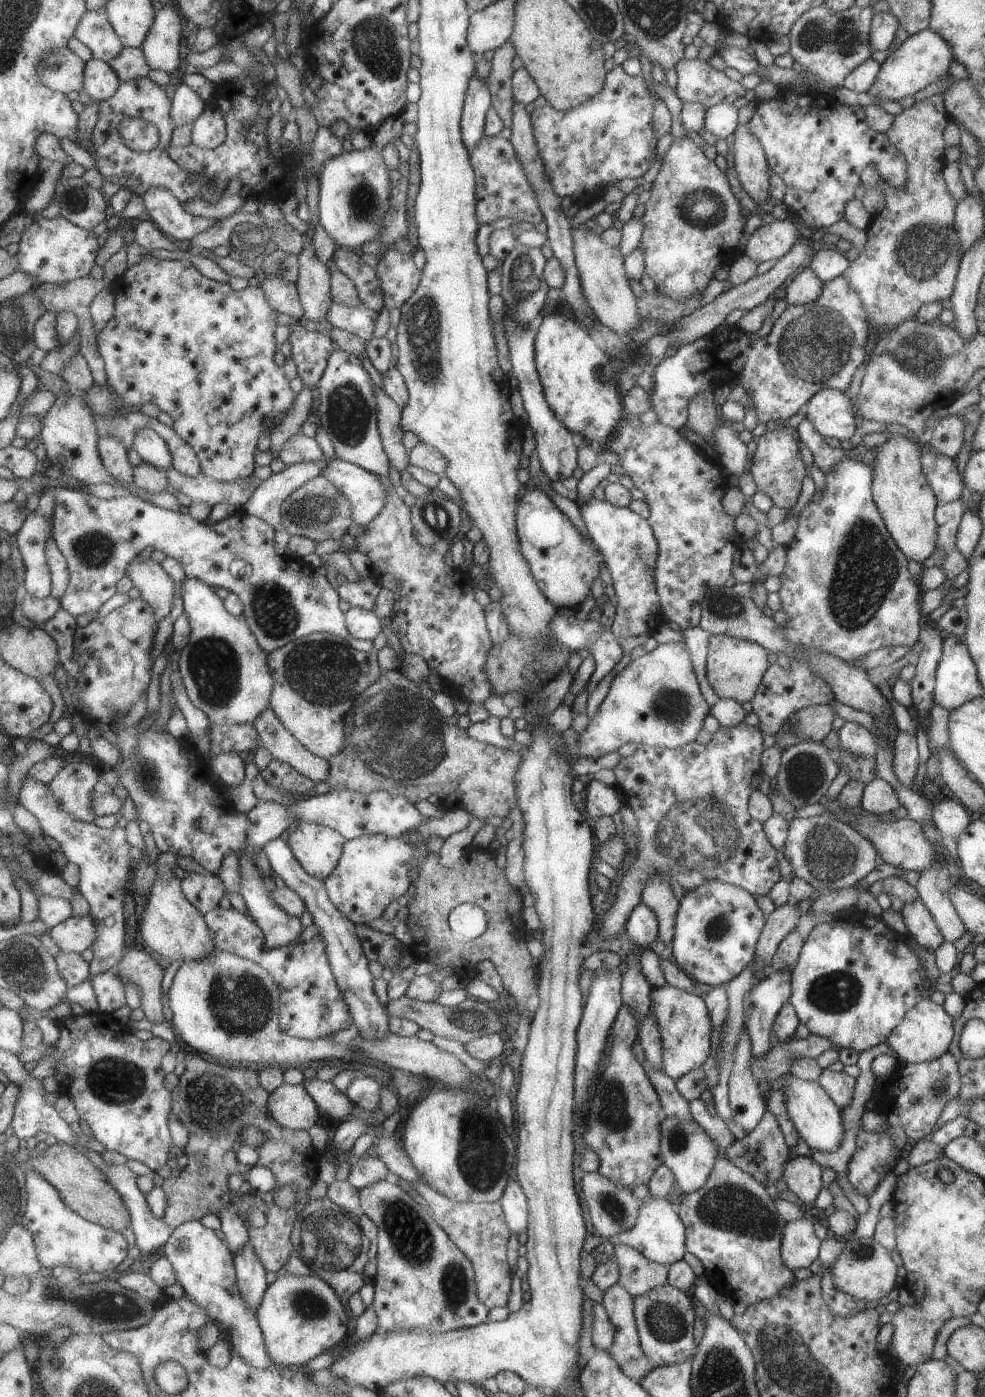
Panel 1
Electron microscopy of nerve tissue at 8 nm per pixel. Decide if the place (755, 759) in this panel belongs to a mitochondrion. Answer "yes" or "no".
no

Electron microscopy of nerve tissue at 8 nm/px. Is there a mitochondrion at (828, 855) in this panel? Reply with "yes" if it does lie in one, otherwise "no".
yes

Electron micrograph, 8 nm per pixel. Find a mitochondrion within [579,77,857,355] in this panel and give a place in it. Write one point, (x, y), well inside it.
(702, 208)

